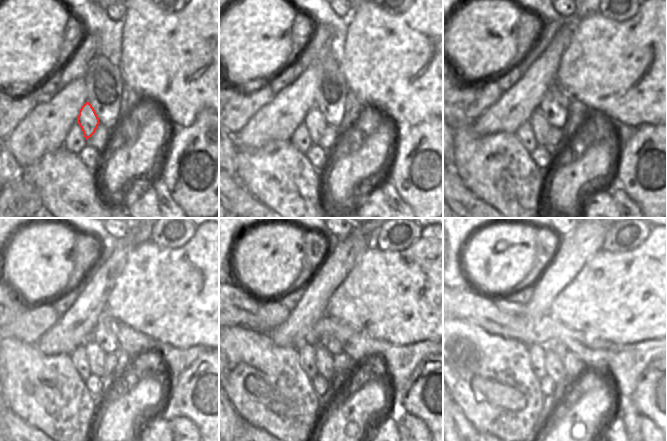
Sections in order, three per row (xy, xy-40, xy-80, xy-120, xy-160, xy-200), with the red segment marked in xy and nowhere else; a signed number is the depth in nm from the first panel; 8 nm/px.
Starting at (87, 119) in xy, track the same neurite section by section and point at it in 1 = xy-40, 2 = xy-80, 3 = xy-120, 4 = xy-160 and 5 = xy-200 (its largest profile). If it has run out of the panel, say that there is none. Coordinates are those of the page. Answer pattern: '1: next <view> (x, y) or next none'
1: next xy-40 (315, 122)
2: next xy-80 (540, 125)
3: next xy-120 (95, 354)
4: next xy-160 (323, 358)
5: next xy-200 (553, 366)

